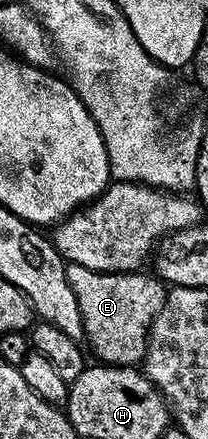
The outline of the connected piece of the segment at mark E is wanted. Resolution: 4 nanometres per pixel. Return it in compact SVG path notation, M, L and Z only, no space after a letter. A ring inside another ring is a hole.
M72 265L67 268L68 284L74 289L75 306L80 307L84 331L104 365L128 365L132 350L147 340L152 320L164 308L166 287L159 278L147 279L139 274L104 274L88 267Z

